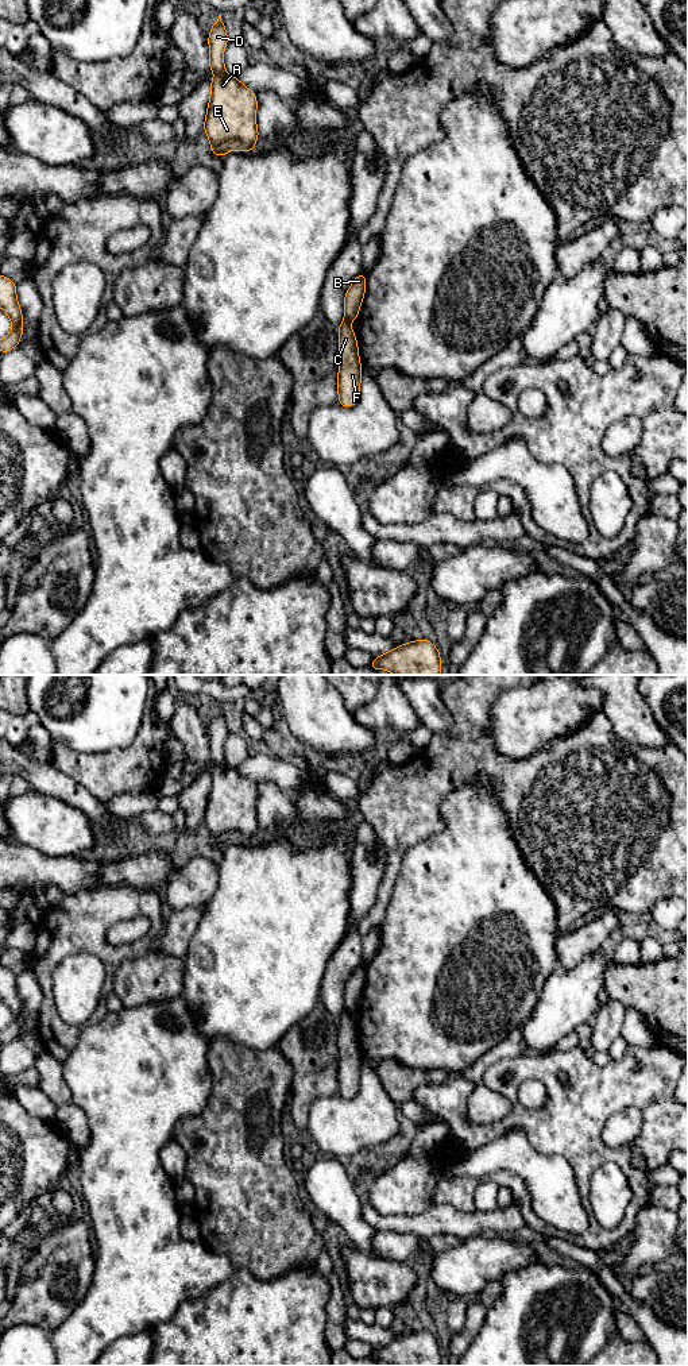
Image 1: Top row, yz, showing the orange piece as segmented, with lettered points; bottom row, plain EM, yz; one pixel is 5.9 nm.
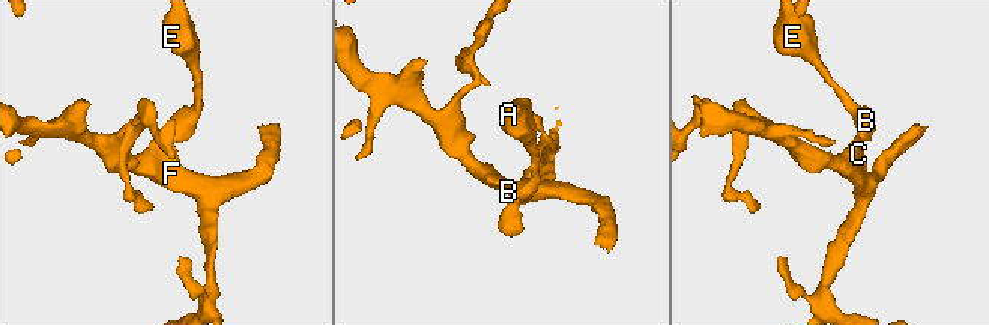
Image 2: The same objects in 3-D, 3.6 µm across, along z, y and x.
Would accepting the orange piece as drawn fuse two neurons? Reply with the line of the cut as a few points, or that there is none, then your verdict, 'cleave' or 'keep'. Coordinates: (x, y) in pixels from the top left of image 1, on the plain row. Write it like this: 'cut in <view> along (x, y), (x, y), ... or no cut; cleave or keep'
cut in yz along (344, 1006), (351, 1011); cleave

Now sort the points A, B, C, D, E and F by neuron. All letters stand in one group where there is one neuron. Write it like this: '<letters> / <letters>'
A B D E / C F

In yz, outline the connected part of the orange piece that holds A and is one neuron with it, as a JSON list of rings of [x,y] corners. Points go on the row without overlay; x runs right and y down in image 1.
[[[220,705],[219,710],[210,719],[209,729],[208,729],[209,760],[214,764],[214,768],[209,775],[210,790],[206,799],[204,821],[210,833],[210,842],[221,849],[225,845],[231,844],[232,841],[252,842],[259,829],[258,817],[256,817],[256,799],[258,799],[256,786],[252,780],[244,777],[239,769],[229,767],[224,757],[224,740],[228,732],[229,730],[227,728],[227,719],[221,711],[221,705]]]

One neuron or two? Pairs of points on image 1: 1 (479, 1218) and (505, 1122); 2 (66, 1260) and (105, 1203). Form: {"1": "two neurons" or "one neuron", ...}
{"1": "two neurons", "2": "two neurons"}

